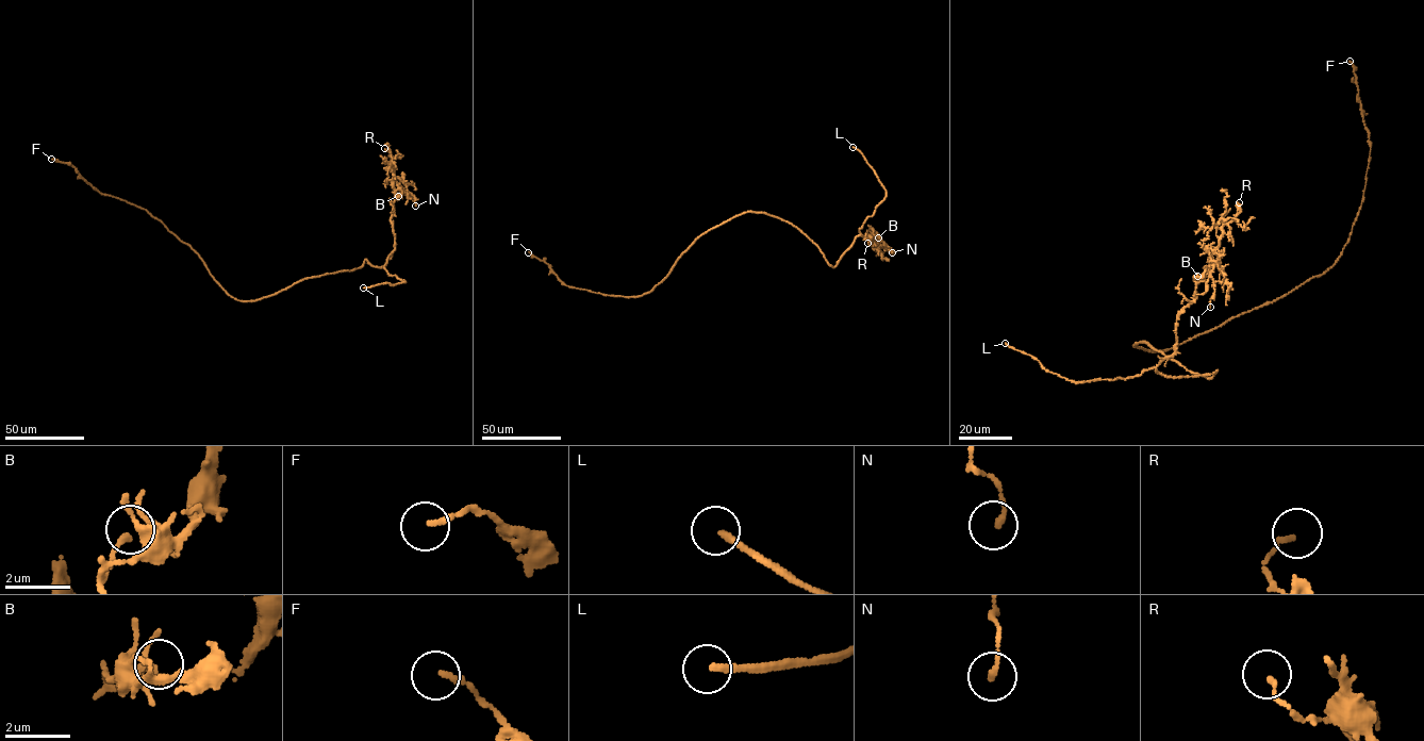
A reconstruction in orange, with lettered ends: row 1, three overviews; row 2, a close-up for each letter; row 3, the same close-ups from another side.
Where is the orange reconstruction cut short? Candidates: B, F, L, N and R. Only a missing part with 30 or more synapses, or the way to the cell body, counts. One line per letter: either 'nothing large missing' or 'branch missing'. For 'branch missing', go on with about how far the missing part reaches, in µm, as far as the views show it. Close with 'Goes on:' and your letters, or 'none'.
B: nothing large missing
F: nothing large missing
L: branch missing; about 8 µm are missing
N: nothing large missing
R: nothing large missing
Goes on: L

